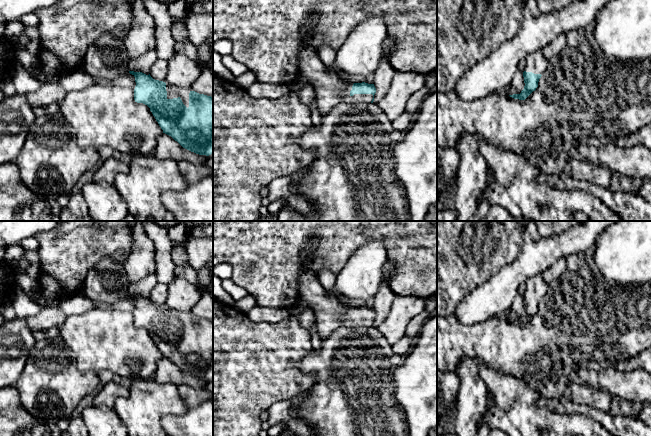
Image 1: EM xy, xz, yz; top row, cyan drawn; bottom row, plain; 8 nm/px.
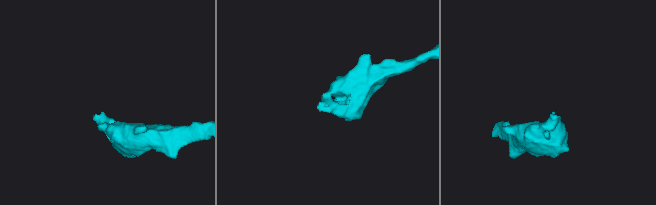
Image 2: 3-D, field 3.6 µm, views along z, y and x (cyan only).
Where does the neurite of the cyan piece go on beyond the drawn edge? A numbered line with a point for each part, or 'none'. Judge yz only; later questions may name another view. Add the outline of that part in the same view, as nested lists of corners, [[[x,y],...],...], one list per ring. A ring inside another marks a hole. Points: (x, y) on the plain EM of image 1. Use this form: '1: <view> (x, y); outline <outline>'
1: yz (536, 286); outline [[[543,272],[536,276],[530,277],[525,281],[526,284],[526,296],[532,296],[534,298],[543,298],[549,289],[549,284],[545,282],[543,278]]]

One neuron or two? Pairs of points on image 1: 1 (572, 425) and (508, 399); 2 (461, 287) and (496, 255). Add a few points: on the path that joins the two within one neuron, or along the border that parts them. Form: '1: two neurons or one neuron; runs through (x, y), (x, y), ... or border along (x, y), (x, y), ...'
1: one neuron; runs through (556, 425), (533, 424), (524, 415)
2: one neuron; runs through (470, 278), (487, 261)

